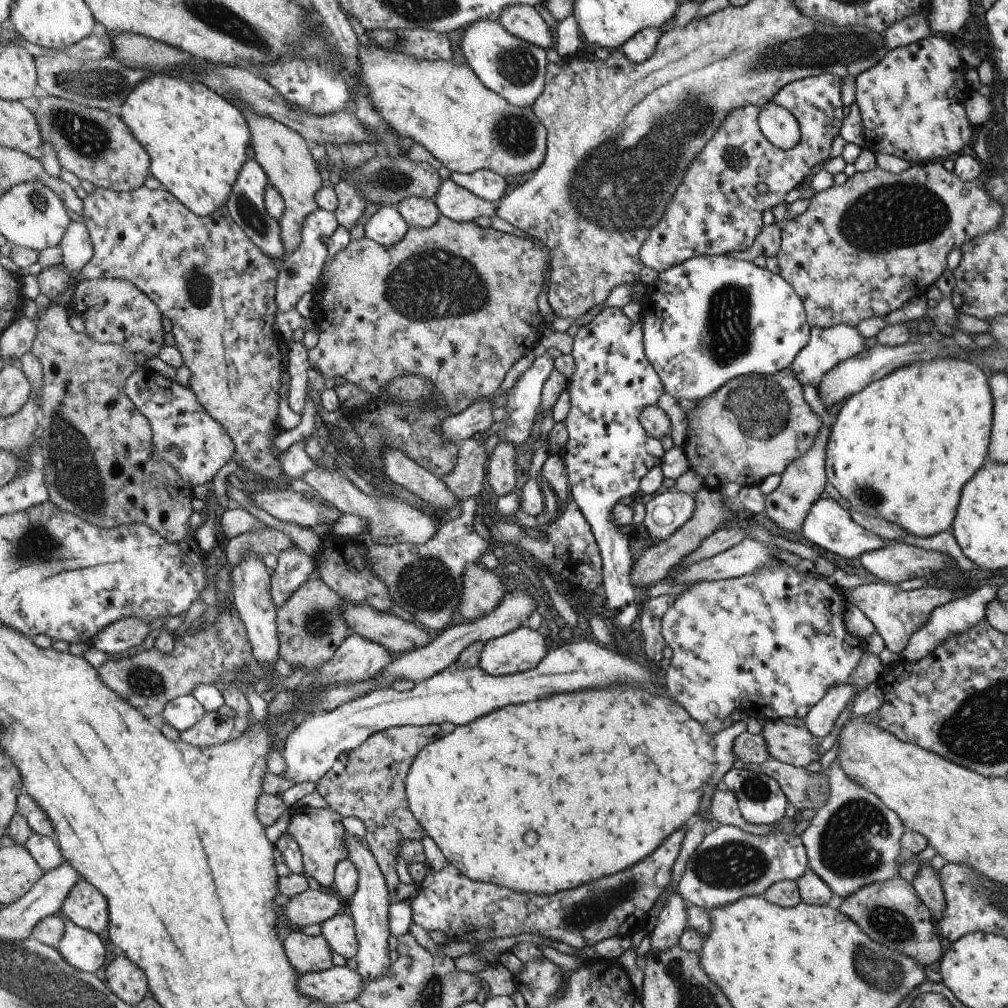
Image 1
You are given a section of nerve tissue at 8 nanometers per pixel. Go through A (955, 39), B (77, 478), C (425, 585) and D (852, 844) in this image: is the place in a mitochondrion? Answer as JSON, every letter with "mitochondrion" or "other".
{"A":"other","B":"mitochondrion","C":"mitochondrion","D":"mitochondrion"}

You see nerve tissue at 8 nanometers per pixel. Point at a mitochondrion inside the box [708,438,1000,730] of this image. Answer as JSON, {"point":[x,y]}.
{"point":[864,492]}

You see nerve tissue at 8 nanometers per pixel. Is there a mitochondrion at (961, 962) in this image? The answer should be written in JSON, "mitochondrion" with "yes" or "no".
{"mitochondrion":"no"}

